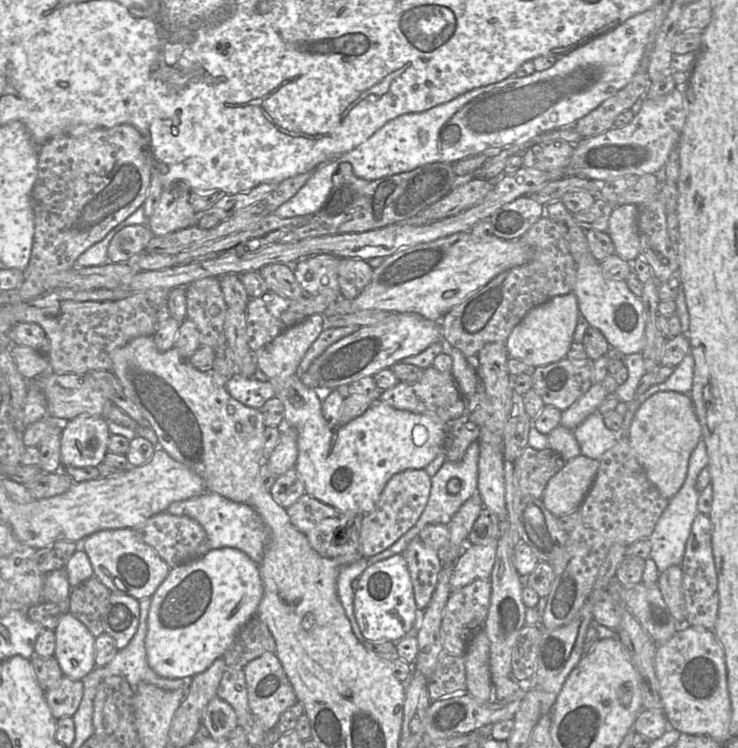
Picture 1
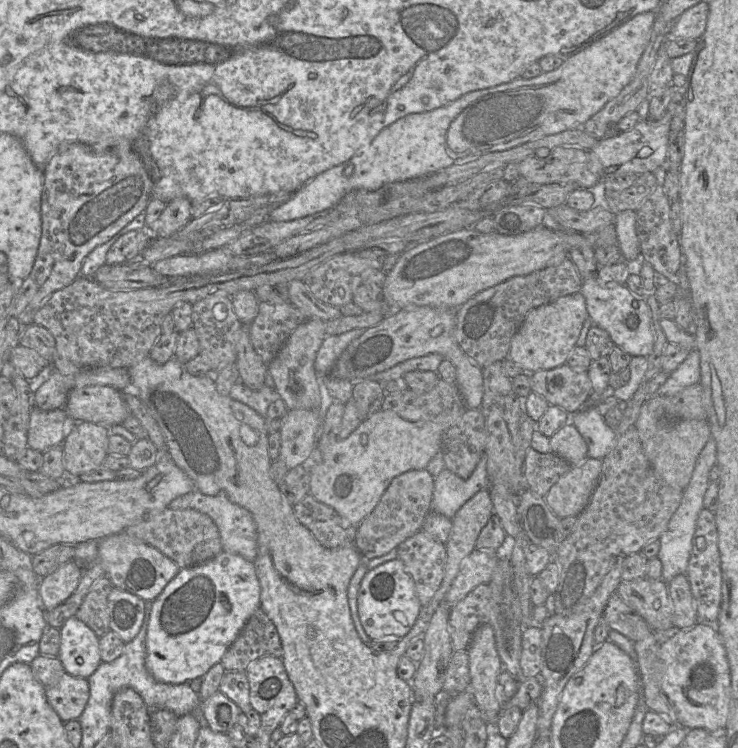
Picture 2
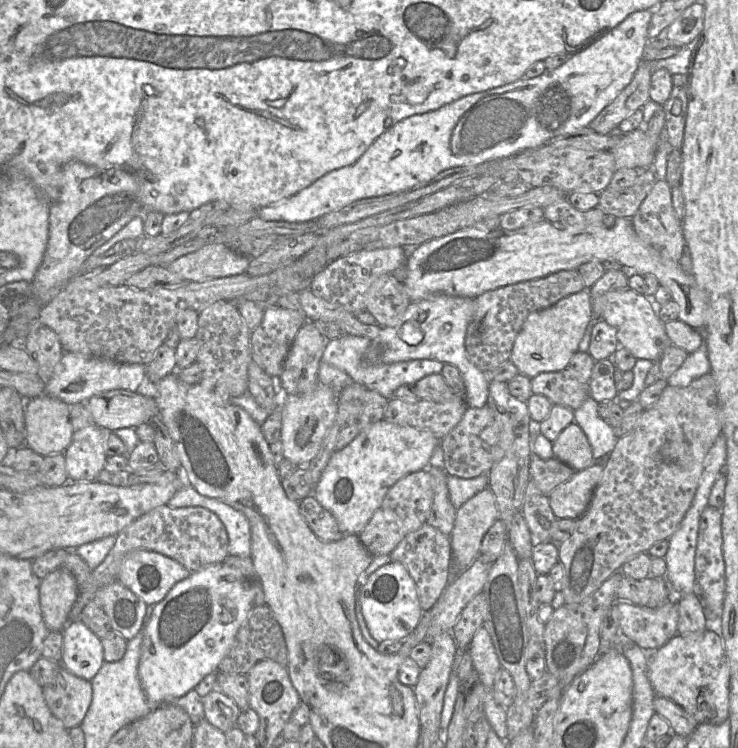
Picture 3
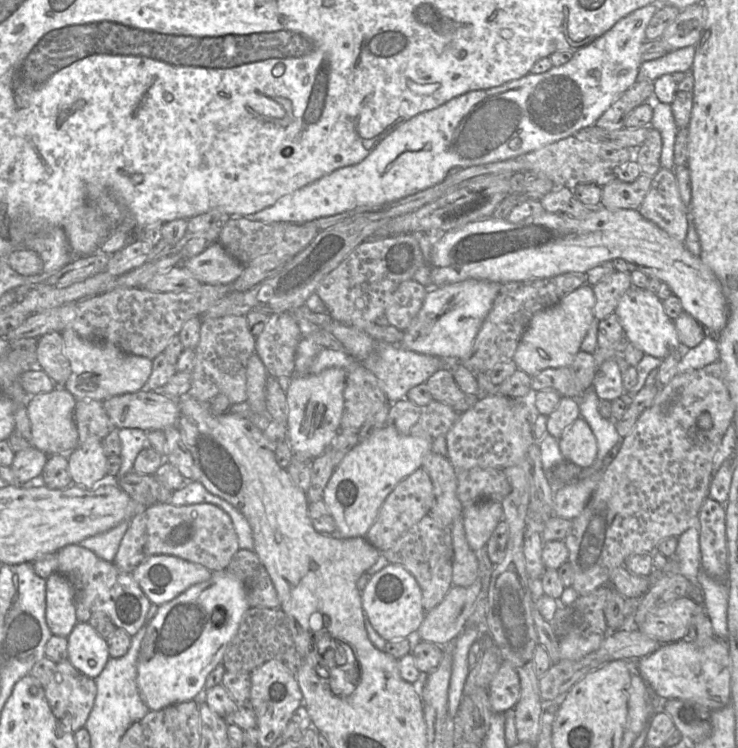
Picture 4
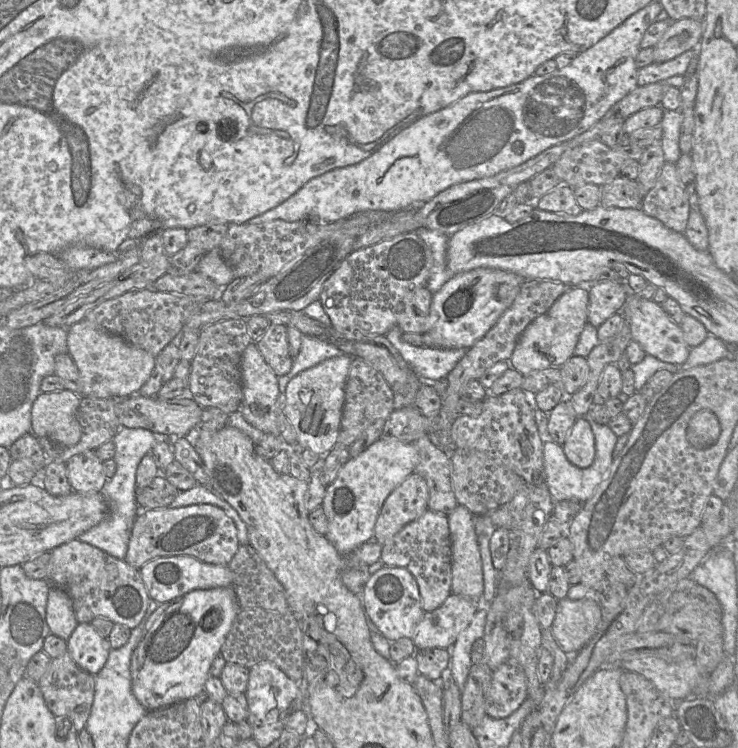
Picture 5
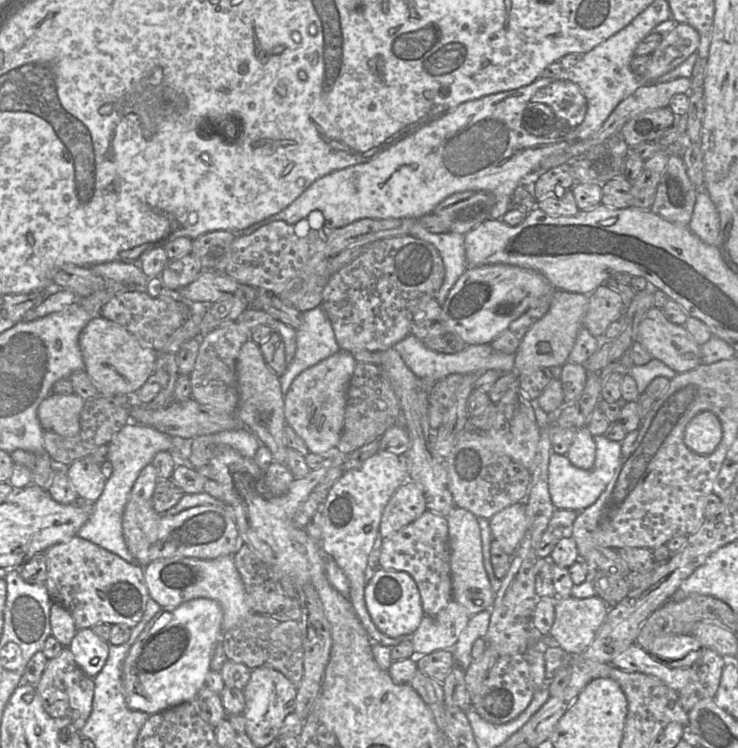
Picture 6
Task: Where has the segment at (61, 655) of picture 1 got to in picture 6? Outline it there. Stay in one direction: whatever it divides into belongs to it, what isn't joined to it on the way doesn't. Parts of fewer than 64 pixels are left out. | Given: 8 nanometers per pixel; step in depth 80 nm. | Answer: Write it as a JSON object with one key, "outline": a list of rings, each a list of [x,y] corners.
{"outline":[[[91,628],[77,630],[68,648],[81,670],[94,678],[103,669],[110,644],[101,639]]]}

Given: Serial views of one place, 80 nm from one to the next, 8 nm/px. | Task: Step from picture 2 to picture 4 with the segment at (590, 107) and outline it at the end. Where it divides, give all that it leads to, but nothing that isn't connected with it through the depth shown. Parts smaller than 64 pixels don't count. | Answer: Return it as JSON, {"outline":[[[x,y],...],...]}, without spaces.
{"outline":[[[658,1],[658,4],[647,5],[645,7],[635,10],[629,15],[620,19],[602,37],[590,43],[589,45],[580,48],[573,54],[573,57],[570,61],[561,66],[553,66],[550,70],[541,74],[528,74],[526,76],[521,77],[520,79],[512,80],[510,82],[493,88],[474,90],[471,92],[464,93],[462,95],[458,95],[456,97],[453,97],[446,103],[440,105],[439,107],[435,107],[433,109],[421,112],[413,116],[412,118],[408,119],[407,121],[403,122],[402,124],[399,124],[396,128],[394,128],[393,131],[390,132],[385,138],[383,138],[370,152],[370,154],[360,163],[337,169],[314,181],[313,183],[308,184],[288,195],[283,196],[272,206],[264,208],[263,210],[260,210],[257,213],[248,215],[246,217],[250,220],[264,223],[307,223],[319,218],[334,216],[345,211],[352,211],[356,208],[382,207],[442,182],[447,176],[448,172],[453,168],[468,168],[471,166],[478,166],[511,159],[538,150],[546,145],[557,142],[561,139],[565,139],[569,136],[573,136],[581,129],[595,125],[596,121],[602,116],[602,114],[637,81],[639,69],[642,64],[641,48],[647,41],[646,29],[650,20],[658,10],[659,6],[660,3]]]}

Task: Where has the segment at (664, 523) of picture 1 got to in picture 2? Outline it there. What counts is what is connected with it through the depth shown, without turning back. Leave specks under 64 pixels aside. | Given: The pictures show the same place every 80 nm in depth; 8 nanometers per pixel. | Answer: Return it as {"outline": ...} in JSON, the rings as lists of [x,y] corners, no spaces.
{"outline":[[[710,438],[701,450],[690,479],[683,491],[681,503],[669,520],[666,530],[659,537],[660,549],[657,558],[662,563],[662,580],[670,582],[675,576],[686,573],[696,523],[700,511],[703,509],[703,498],[710,484],[709,473],[717,463],[717,447],[713,438]]]}

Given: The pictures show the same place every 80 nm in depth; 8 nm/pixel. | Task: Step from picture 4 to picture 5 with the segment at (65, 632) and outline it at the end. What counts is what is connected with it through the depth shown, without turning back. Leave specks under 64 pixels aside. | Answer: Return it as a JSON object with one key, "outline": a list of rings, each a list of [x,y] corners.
{"outline":[[[52,585],[46,604],[46,622],[50,632],[65,641],[78,624],[70,596],[65,590]]]}

